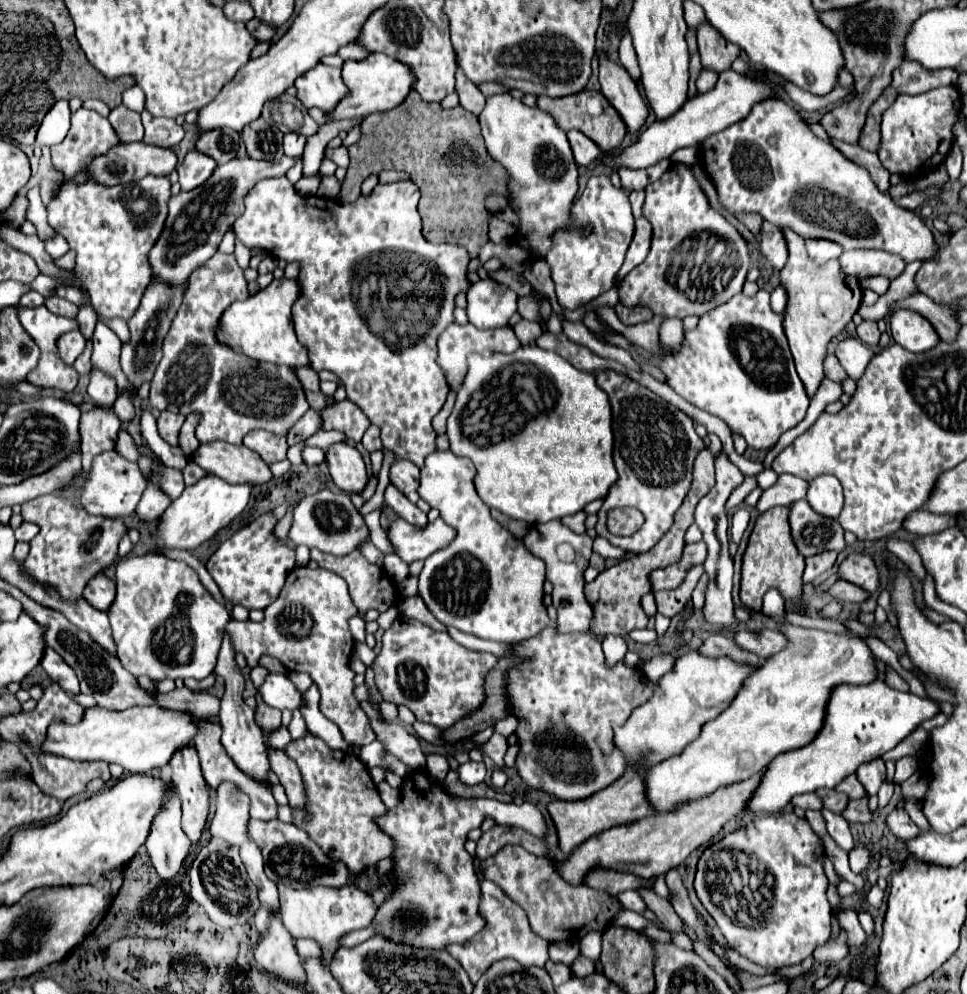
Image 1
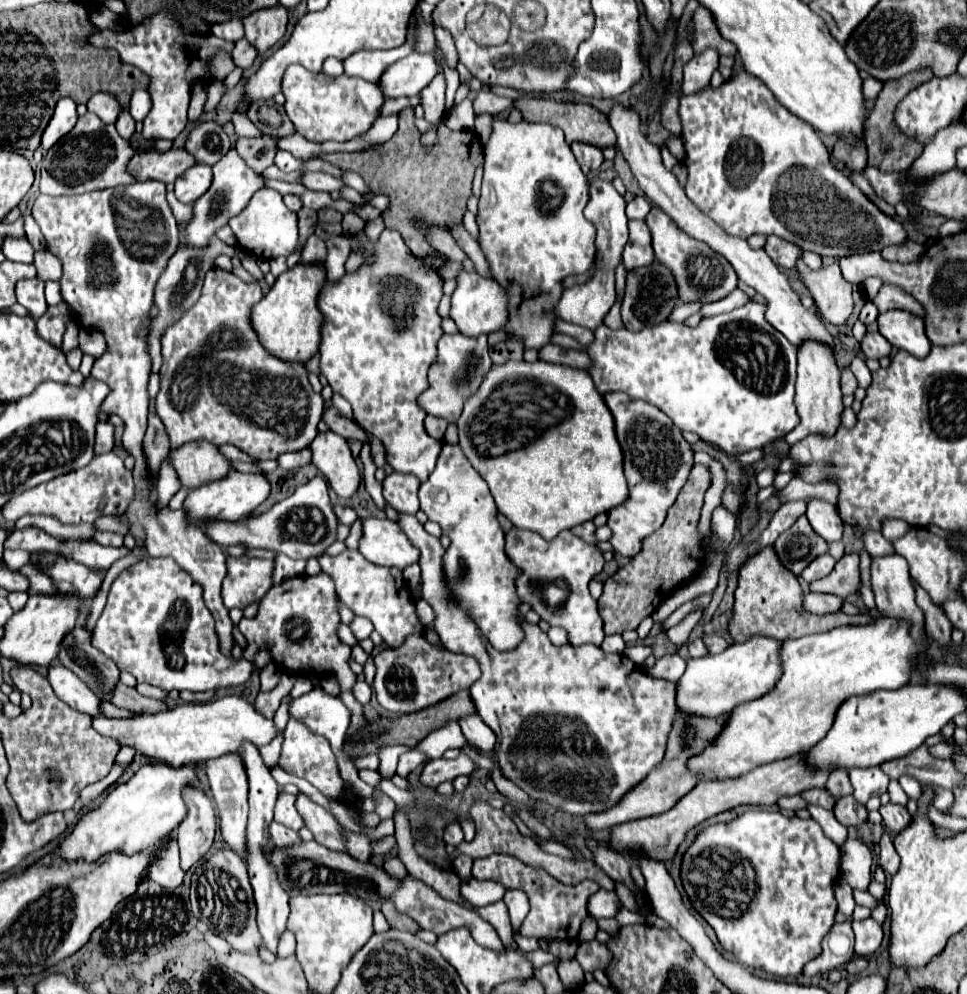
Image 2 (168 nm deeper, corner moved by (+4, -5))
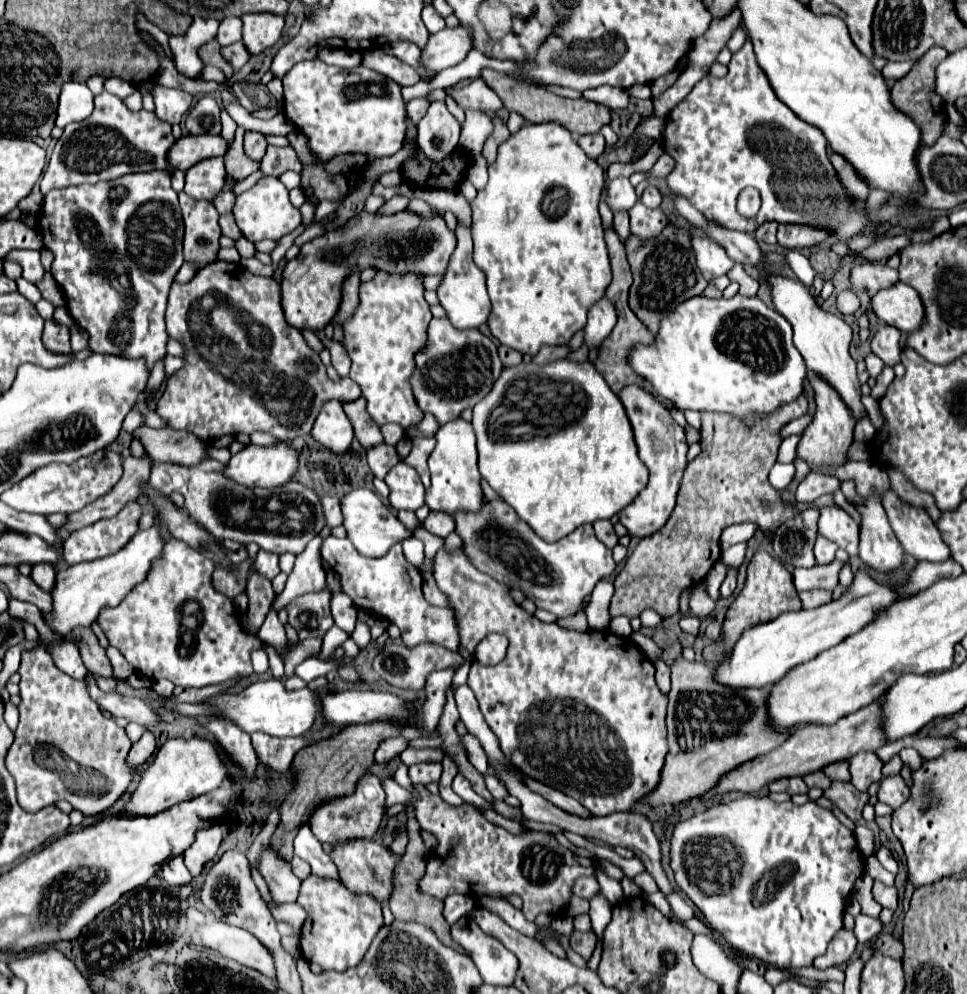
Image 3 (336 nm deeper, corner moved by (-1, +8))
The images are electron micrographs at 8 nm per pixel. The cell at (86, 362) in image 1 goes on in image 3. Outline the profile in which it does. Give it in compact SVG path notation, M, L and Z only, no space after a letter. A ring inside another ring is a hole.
M72 326L72 352L80 352L80 350L84 350L84 348L88 348L88 334L82 330L82 328L78 328L78 326Z

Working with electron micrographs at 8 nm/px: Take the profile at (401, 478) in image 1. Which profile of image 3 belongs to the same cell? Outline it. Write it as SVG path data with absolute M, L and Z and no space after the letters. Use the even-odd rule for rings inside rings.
M398 462L388 474L386 484L390 488L390 504L396 510L418 510L424 506L424 484L420 482L420 476L414 468L410 468L406 462Z

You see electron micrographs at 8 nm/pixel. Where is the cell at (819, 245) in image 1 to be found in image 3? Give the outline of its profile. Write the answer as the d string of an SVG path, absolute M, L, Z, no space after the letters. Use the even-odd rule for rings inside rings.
M790 250L786 258L788 258L788 262L790 262L794 274L798 276L798 280L810 288L812 282L814 282L814 278L816 278L816 272L812 270L808 258L806 258L800 250Z

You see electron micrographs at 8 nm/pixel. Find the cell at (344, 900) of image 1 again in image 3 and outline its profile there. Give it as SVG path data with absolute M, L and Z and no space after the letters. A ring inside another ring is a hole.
M312 874L302 882L298 904L306 910L308 918L302 926L302 940L300 950L302 956L310 964L318 964L324 970L346 970L356 966L362 956L366 954L366 948L370 946L370 940L376 936L382 922L382 908L378 900L370 894L356 894L350 892L340 880L336 878L324 878Z

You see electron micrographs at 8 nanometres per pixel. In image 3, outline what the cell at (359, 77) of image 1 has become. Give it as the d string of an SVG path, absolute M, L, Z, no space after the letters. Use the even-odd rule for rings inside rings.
M462 26L450 30L444 28L436 34L430 34L426 46L422 48L420 62L430 72L442 72L454 64L458 64L472 50L470 32Z

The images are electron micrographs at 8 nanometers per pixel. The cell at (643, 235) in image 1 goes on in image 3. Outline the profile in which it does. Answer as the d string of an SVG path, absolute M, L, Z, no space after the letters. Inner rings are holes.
M642 202L632 206L630 214L630 232L640 240L654 240L662 228L668 224L668 218L660 208L646 208Z

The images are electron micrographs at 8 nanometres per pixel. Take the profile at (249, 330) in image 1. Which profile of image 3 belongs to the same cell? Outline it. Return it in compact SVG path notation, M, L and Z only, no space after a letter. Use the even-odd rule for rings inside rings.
M360 212L342 228L330 230L320 238L304 244L300 254L290 260L282 272L280 292L286 322L298 330L324 330L338 312L342 282L350 272L376 266L390 274L444 274L456 248L456 236L446 228L442 216L430 220L410 212L378 216Z

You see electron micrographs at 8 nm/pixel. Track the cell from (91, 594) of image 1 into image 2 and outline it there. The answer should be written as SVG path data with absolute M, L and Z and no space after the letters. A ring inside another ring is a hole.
M57 559L53 565L45 565L45 569L39 569L41 573L49 575L53 579L53 585L57 585L63 593L79 593L85 599L93 599L95 593L101 587L103 573L93 571L77 561L71 559Z

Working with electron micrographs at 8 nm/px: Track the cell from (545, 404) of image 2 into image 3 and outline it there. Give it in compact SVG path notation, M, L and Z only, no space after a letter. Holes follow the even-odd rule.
M554 360L550 364L538 366L534 362L520 362L518 366L508 366L502 370L500 378L494 382L494 388L474 406L474 416L472 416L472 426L476 432L478 440L478 466L482 478L502 496L506 504L510 504L522 520L526 520L534 532L538 532L540 538L546 542L556 542L570 534L574 528L578 528L584 522L594 522L600 518L612 518L620 508L628 506L642 488L646 488L648 482L648 470L640 462L636 454L636 444L634 444L634 434L632 426L628 422L628 416L624 412L624 406L620 398L608 388L606 380L596 372L594 364L590 362L572 362L572 360Z

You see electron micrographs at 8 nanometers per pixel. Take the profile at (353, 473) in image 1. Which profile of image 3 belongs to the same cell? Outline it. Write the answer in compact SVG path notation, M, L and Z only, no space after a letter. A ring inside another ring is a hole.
M330 400L324 404L314 422L312 438L334 454L346 454L354 440L354 432L348 416L342 410L342 402Z

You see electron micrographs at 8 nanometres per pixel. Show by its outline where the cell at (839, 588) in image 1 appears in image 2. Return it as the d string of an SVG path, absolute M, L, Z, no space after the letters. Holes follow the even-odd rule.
M807 593L803 597L803 607L809 613L815 615L827 615L827 613L835 613L841 609L843 599L837 595L825 595L825 593Z

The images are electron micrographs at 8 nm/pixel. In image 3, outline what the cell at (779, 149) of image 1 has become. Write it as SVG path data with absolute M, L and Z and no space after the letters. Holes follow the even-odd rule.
M746 40L746 44L732 54L728 74L724 78L714 78L710 74L704 76L682 100L682 104L668 114L662 146L664 152L676 160L674 170L666 178L668 188L674 194L686 196L700 212L704 212L706 218L716 220L726 228L754 234L754 230L764 222L776 220L778 224L806 224L824 228L838 240L850 240L862 230L874 230L878 226L876 220L870 220L864 202L856 204L856 200L842 186L834 166L830 164L826 152L828 140L822 130L798 118L786 104L782 104L782 100L778 100L778 96L774 96L766 74L758 68L750 40ZM746 186L754 186L762 196L762 206L756 218L742 218L736 212L736 198Z

